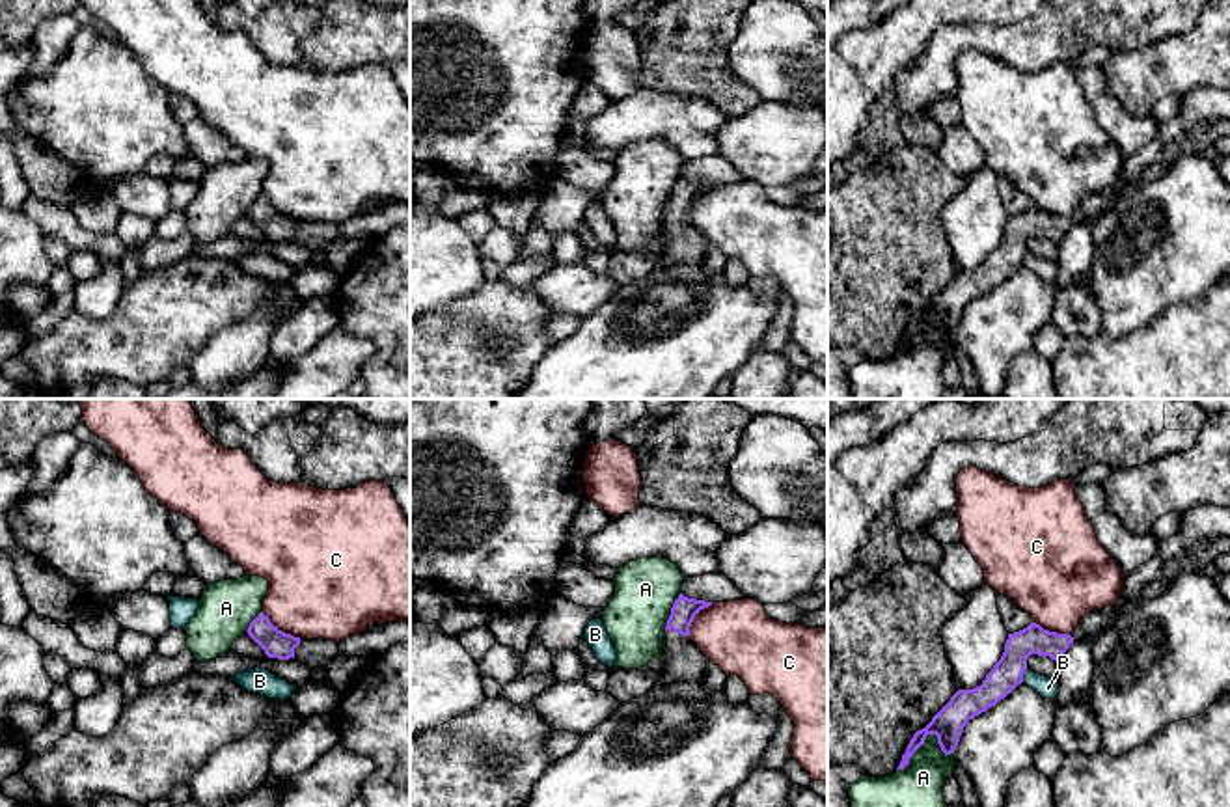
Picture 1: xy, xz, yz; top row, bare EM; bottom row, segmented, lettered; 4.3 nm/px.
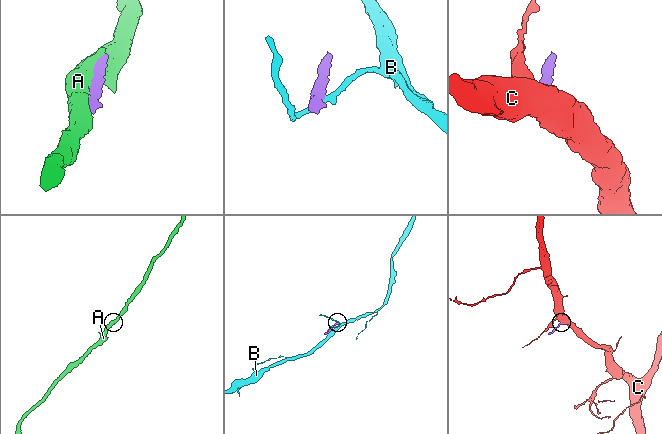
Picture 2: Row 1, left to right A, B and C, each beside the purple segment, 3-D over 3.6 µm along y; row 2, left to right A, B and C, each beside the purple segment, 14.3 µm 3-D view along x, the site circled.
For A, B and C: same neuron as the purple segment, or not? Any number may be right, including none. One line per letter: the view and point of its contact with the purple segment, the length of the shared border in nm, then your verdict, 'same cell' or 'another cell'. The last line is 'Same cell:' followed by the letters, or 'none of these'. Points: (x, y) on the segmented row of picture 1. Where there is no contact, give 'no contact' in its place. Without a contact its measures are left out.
A: yz (925, 738) | 260 nm | another cell
B: yz (1024, 673) | 60 nm | another cell
C: xy (280, 630) | 200 nm | another cell
Same cell: none of these

